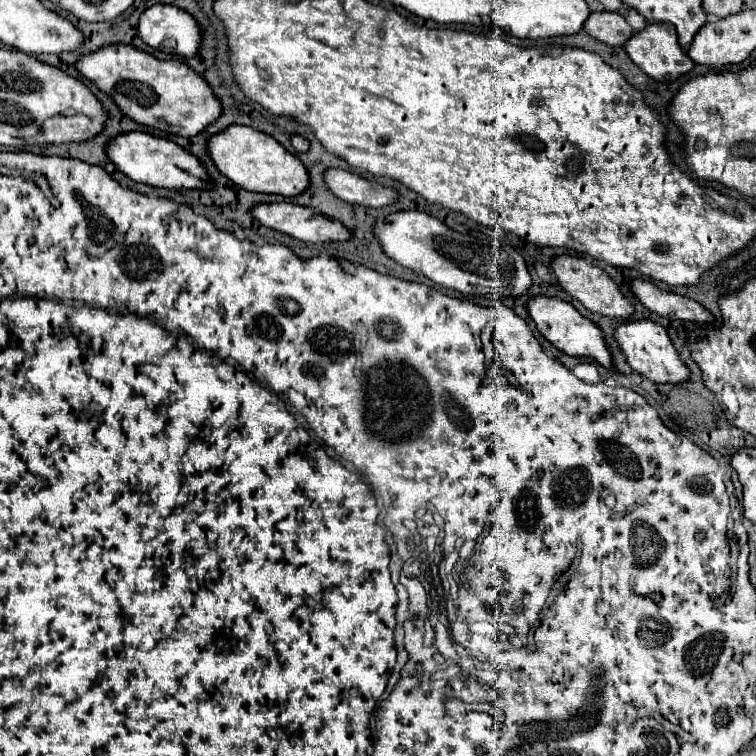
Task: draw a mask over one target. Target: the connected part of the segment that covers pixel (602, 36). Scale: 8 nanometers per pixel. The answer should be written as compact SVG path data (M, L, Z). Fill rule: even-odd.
M592 12L584 22L584 32L610 46L622 46L632 36L630 26L616 12Z

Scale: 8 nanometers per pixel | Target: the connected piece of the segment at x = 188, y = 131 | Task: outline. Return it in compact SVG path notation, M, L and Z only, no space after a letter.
M106 44L84 54L76 70L110 96L122 114L138 124L160 128L178 136L194 136L214 122L222 108L208 84L180 60L158 60L130 44Z

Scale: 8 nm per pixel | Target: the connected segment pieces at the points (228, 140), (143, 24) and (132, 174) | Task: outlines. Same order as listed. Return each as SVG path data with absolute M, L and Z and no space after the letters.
M232 124L226 130L208 138L208 156L216 164L222 176L232 180L236 186L252 192L270 192L282 196L296 196L306 190L308 174L302 162L284 150L272 136L258 132L248 126Z
M164 4L150 6L140 14L138 36L154 50L180 56L194 56L200 46L196 20L188 12Z
M124 132L112 138L106 146L106 156L134 182L142 182L156 188L204 188L206 170L204 166L186 150L178 148L174 142L156 138L146 132Z

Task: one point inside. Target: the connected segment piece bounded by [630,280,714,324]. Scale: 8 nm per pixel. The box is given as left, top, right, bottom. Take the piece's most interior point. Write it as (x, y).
(672, 306)

